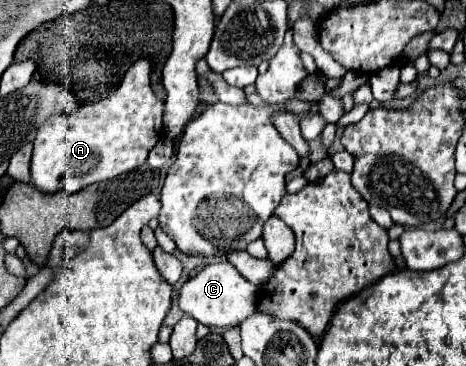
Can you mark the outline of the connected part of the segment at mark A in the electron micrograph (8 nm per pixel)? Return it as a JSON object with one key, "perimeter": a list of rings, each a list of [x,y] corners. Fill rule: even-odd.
{"perimeter":[[[137,60],[125,72],[121,84],[103,98],[81,104],[75,110],[65,110],[57,116],[51,116],[39,130],[33,141],[33,158],[31,158],[31,182],[41,192],[61,190],[61,180],[65,176],[89,176],[89,182],[101,182],[115,178],[119,174],[131,172],[137,166],[145,164],[149,150],[161,140],[163,132],[163,100],[157,100],[149,84],[149,60]]]}

